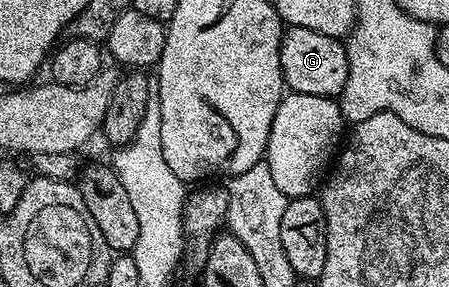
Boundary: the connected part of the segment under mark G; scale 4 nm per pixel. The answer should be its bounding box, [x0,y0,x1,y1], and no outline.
[280,27,348,99]

